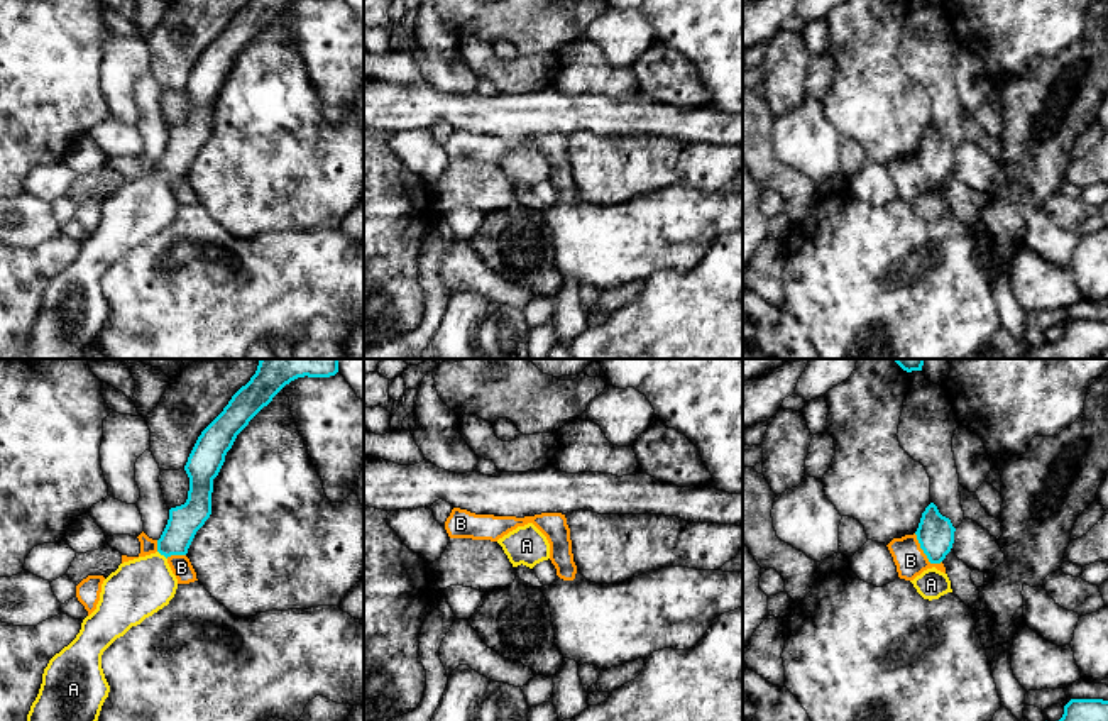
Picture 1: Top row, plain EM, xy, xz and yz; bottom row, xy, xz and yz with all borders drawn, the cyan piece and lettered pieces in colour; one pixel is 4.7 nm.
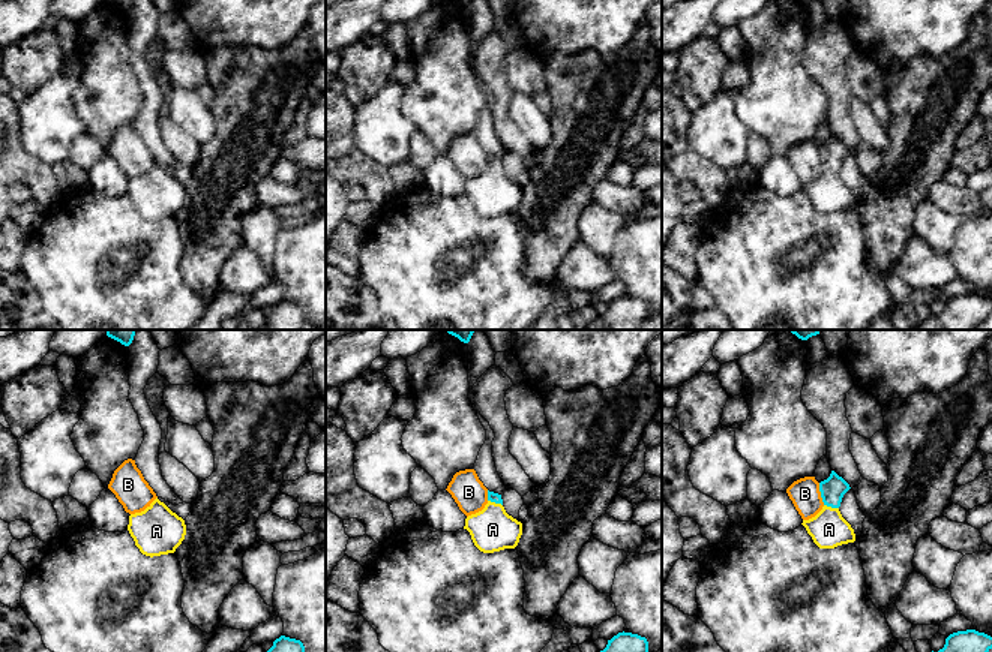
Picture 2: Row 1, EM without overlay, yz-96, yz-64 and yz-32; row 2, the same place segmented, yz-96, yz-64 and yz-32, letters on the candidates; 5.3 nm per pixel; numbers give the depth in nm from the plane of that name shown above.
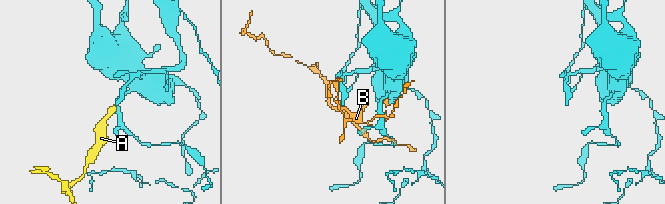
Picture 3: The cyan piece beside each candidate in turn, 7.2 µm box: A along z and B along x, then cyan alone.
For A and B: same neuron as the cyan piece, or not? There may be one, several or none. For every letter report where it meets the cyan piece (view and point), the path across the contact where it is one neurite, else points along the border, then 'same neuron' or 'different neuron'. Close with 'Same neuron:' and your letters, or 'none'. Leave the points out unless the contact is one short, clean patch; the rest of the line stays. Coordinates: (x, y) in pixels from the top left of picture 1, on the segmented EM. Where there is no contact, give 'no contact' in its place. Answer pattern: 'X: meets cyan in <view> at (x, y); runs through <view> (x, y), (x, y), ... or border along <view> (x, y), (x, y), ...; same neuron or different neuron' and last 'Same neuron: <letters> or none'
A: meets cyan in xy at (163, 554); runs through xy (185, 520), (178, 535), (163, 554), (151, 576), (139, 588); same neuron
B: meets cyan in yz at (924, 552); different neuron
Same neuron: A

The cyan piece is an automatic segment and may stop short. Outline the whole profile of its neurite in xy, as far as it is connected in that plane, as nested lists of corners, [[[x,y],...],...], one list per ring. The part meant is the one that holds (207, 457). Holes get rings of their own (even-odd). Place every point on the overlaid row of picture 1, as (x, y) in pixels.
[[[338,359],[259,360],[250,381],[198,437],[184,465],[189,477],[188,499],[169,509],[157,552],[120,564],[103,581],[96,609],[83,619],[76,638],[44,669],[27,721],[98,721],[110,692],[101,655],[117,638],[174,597],[178,579],[167,559],[186,555],[196,531],[210,518],[213,479],[237,435],[291,381],[337,372]]]

